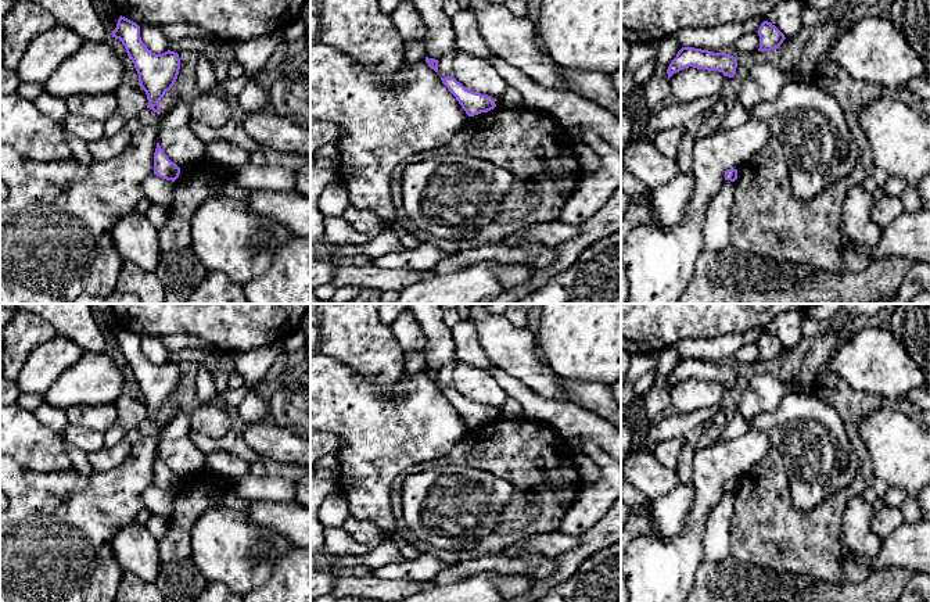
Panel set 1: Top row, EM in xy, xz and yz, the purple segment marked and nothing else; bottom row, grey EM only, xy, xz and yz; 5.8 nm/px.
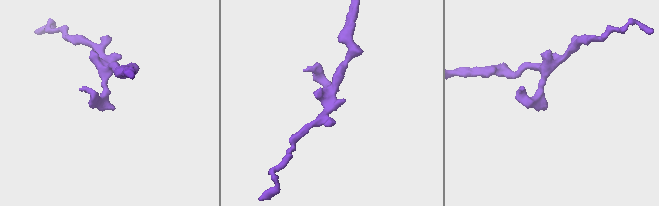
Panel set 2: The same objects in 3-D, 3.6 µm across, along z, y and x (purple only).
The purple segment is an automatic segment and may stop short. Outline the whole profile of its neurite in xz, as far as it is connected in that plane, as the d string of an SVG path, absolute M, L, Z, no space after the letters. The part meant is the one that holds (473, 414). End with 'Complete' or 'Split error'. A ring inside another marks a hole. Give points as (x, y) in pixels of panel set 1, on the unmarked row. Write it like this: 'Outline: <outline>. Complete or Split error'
Outline: M453 387L441 388L442 394L456 408L462 419L468 427L488 423L496 418L495 411L491 406L481 405L466 399Z. Complete

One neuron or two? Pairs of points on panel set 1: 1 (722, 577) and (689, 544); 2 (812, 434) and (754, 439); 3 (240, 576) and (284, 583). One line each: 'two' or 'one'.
1: two
2: two
3: two

